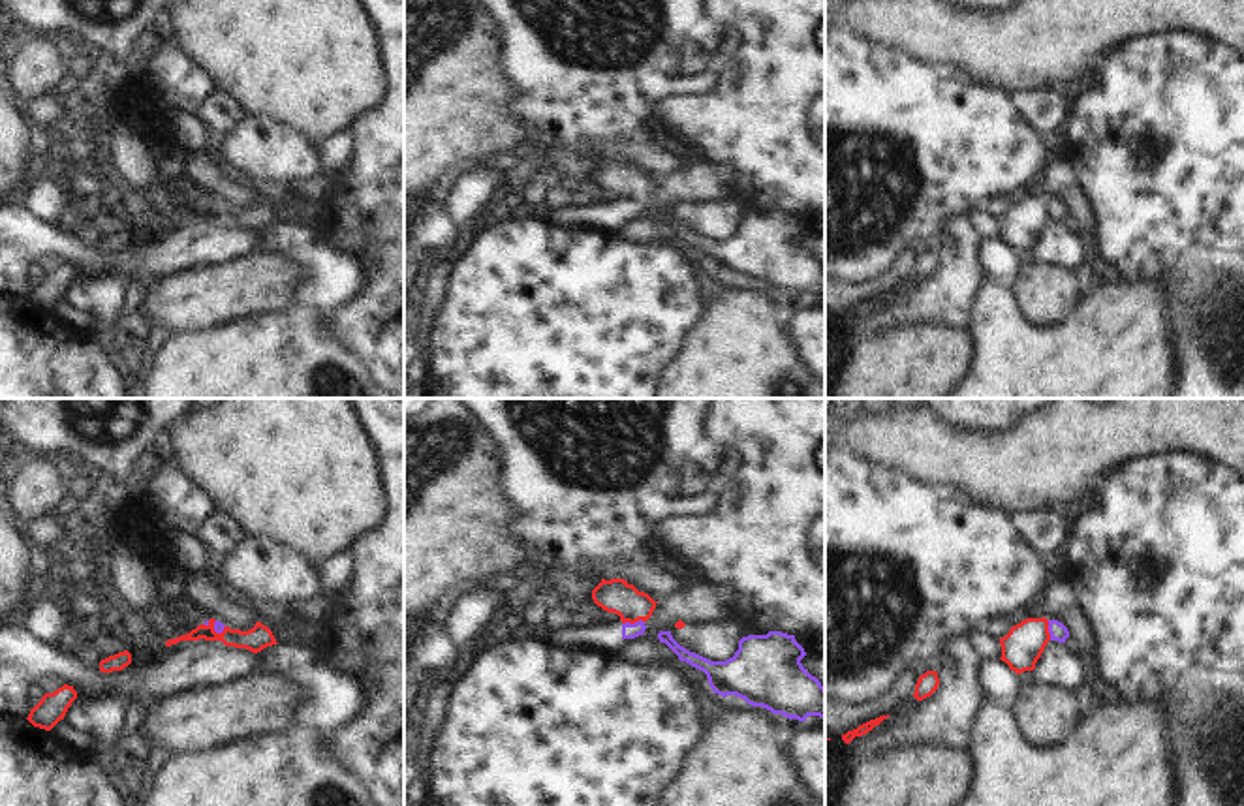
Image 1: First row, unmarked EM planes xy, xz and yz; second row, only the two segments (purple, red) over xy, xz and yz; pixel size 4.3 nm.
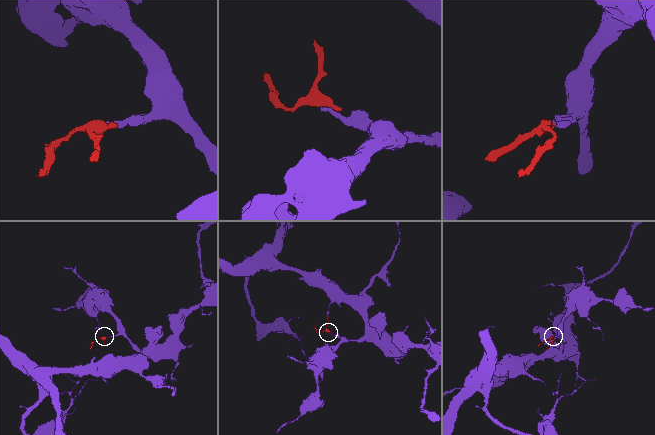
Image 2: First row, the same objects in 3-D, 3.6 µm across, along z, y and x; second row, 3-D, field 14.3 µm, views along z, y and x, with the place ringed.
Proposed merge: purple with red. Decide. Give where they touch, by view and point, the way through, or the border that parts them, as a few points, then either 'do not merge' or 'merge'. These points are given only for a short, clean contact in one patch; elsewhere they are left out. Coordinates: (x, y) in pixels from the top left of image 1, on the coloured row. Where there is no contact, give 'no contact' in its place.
contact xz (632, 624); border xz (643, 620), (622, 624); do not merge

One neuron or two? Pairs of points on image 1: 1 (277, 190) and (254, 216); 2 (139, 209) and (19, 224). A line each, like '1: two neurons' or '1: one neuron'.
1: one neuron
2: two neurons

